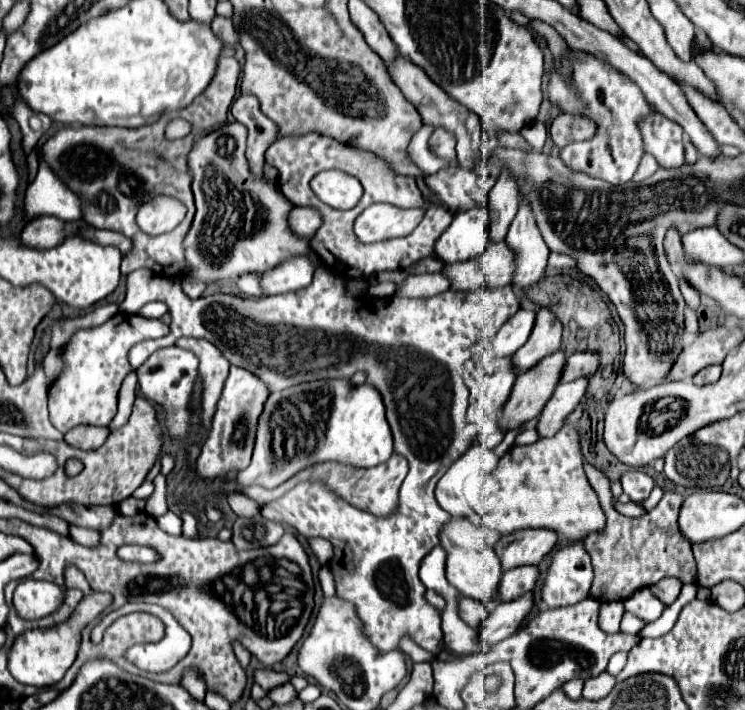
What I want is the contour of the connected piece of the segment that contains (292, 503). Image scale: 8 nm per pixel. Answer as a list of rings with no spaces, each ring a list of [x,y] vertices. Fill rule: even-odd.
[[[319,267],[315,271],[315,277],[313,277],[313,283],[309,285],[309,289],[299,289],[299,291],[293,291],[293,293],[283,293],[283,295],[269,295],[269,297],[261,297],[261,299],[243,299],[243,297],[237,297],[237,295],[223,295],[223,293],[215,293],[215,295],[207,295],[207,297],[199,297],[199,299],[189,299],[183,289],[181,289],[181,283],[179,279],[171,279],[171,277],[161,277],[161,275],[153,275],[153,271],[149,269],[137,269],[133,273],[127,275],[127,297],[125,301],[119,305],[119,309],[123,313],[137,313],[139,307],[151,303],[151,301],[161,301],[169,307],[169,313],[171,313],[171,333],[167,337],[161,337],[157,341],[141,341],[137,345],[133,345],[129,349],[129,363],[133,369],[137,369],[151,353],[155,353],[157,349],[161,347],[171,347],[179,337],[187,335],[187,337],[201,337],[201,339],[207,339],[209,343],[213,343],[233,365],[237,367],[243,367],[243,369],[249,369],[251,373],[255,373],[257,377],[261,377],[271,391],[281,391],[285,387],[293,387],[297,383],[305,383],[305,381],[315,381],[315,379],[325,379],[325,377],[351,377],[355,371],[365,371],[367,373],[367,381],[379,389],[381,397],[383,397],[383,403],[385,403],[385,409],[387,409],[387,421],[391,425],[391,431],[393,431],[393,439],[395,439],[395,451],[401,453],[407,461],[409,461],[409,475],[407,479],[403,481],[403,489],[399,493],[401,501],[399,501],[399,509],[395,509],[391,515],[387,517],[377,517],[369,511],[363,511],[363,509],[355,509],[353,505],[349,505],[347,501],[343,501],[341,497],[337,497],[337,493],[333,493],[323,481],[301,481],[297,483],[291,491],[287,491],[283,497],[279,497],[277,501],[271,501],[267,505],[261,507],[261,515],[265,519],[273,519],[273,521],[279,521],[279,523],[285,523],[285,525],[291,525],[293,529],[297,529],[301,535],[305,537],[325,537],[327,541],[331,541],[333,549],[335,549],[335,555],[333,559],[329,561],[329,567],[331,571],[335,573],[335,585],[337,585],[337,597],[341,597],[343,601],[349,601],[353,603],[355,611],[357,611],[357,617],[363,625],[363,635],[379,649],[379,651],[393,651],[397,649],[397,643],[399,643],[399,637],[401,635],[411,635],[415,639],[417,645],[421,645],[423,649],[431,651],[431,653],[437,653],[437,649],[441,649],[441,641],[443,641],[443,633],[441,633],[441,615],[437,609],[433,609],[427,601],[425,601],[425,585],[421,583],[419,579],[419,563],[421,559],[435,547],[439,545],[439,533],[441,529],[447,525],[447,521],[451,519],[451,515],[437,503],[435,499],[435,487],[437,487],[437,481],[445,475],[445,471],[473,445],[473,437],[467,437],[465,435],[465,427],[467,427],[467,407],[471,405],[471,399],[497,399],[497,413],[499,409],[507,403],[509,399],[509,393],[513,389],[513,383],[517,379],[517,375],[513,373],[515,367],[513,367],[513,357],[497,357],[491,349],[491,341],[495,337],[495,333],[499,331],[499,327],[519,309],[519,303],[517,303],[517,297],[513,293],[513,287],[511,285],[505,285],[505,287],[499,287],[499,289],[481,289],[481,291],[445,291],[445,293],[439,293],[439,295],[433,295],[433,297],[427,297],[427,299],[413,299],[413,297],[399,297],[399,295],[393,295],[389,299],[375,299],[375,297],[351,297],[347,295],[345,291],[345,285],[341,281],[339,275],[335,275],[329,267]]]

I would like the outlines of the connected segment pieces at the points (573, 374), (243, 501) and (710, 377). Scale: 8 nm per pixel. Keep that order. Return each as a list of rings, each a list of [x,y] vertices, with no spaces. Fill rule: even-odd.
[[[577,351],[567,357],[567,365],[563,369],[563,381],[573,381],[583,375],[593,375],[599,369],[601,355],[597,351]]]
[[[229,495],[229,505],[231,509],[239,515],[239,517],[253,517],[253,515],[259,515],[259,505],[245,497],[245,495]]]
[[[709,365],[709,367],[701,369],[701,371],[693,377],[693,381],[695,381],[697,385],[705,385],[705,383],[717,381],[719,375],[721,375],[721,365]]]

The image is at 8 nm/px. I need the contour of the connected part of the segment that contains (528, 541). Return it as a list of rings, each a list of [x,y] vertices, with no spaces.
[[[521,529],[505,535],[495,545],[505,569],[521,565],[539,565],[557,545],[559,535],[553,529]]]

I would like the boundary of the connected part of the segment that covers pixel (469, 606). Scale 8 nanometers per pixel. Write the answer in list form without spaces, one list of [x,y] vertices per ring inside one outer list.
[[[461,597],[459,613],[461,613],[461,619],[463,619],[467,625],[471,625],[475,631],[481,631],[483,623],[487,621],[487,609],[485,609],[485,605],[481,605],[479,601],[469,601],[469,599]]]

